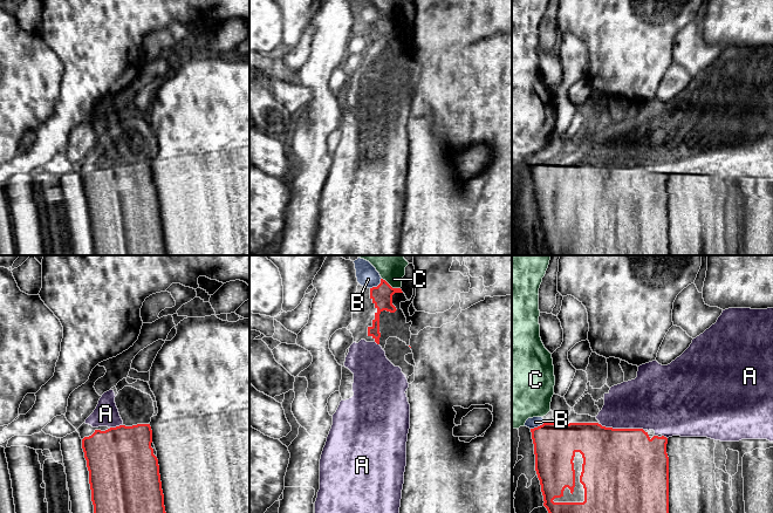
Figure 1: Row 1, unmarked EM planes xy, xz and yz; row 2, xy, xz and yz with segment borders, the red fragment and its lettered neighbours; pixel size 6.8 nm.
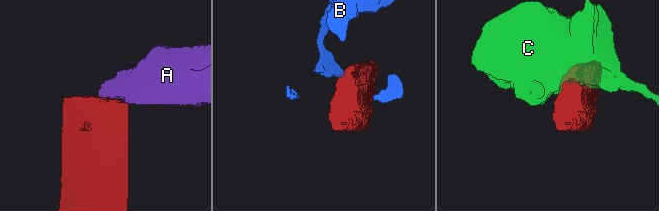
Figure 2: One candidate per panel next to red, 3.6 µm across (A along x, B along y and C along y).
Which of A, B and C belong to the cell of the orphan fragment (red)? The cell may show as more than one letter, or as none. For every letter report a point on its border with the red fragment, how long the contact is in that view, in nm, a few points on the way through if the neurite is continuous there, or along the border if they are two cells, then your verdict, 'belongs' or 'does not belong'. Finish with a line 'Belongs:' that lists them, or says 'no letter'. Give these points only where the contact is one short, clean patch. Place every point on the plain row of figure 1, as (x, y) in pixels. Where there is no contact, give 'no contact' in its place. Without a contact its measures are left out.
A: yz (621, 166) | 320 nm | belongs
B: xz (378, 22) | 110 nm | along xz (381, 15), (381, 19), (370, 26) | does not belong
C: xz (390, 24) | 150 nm | along xz (382, 15), (392, 25), (399, 26) | does not belong
Belongs: A

